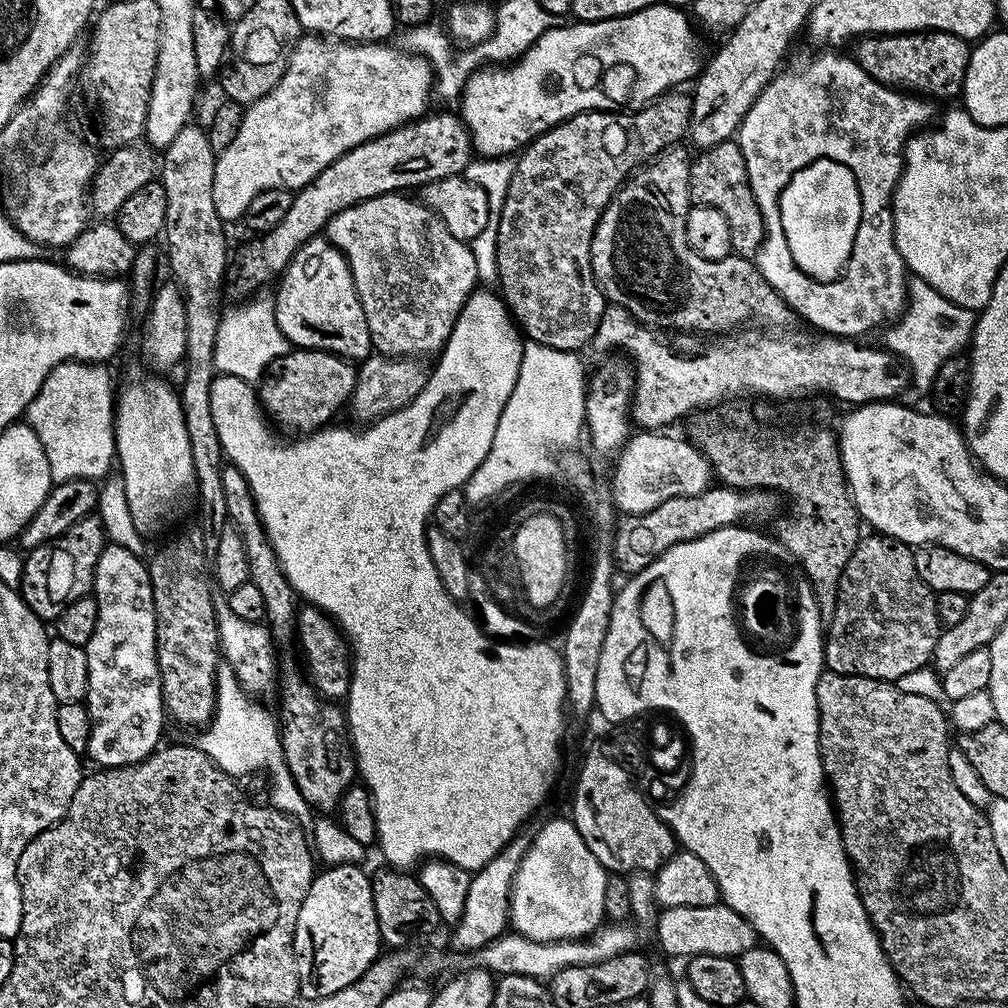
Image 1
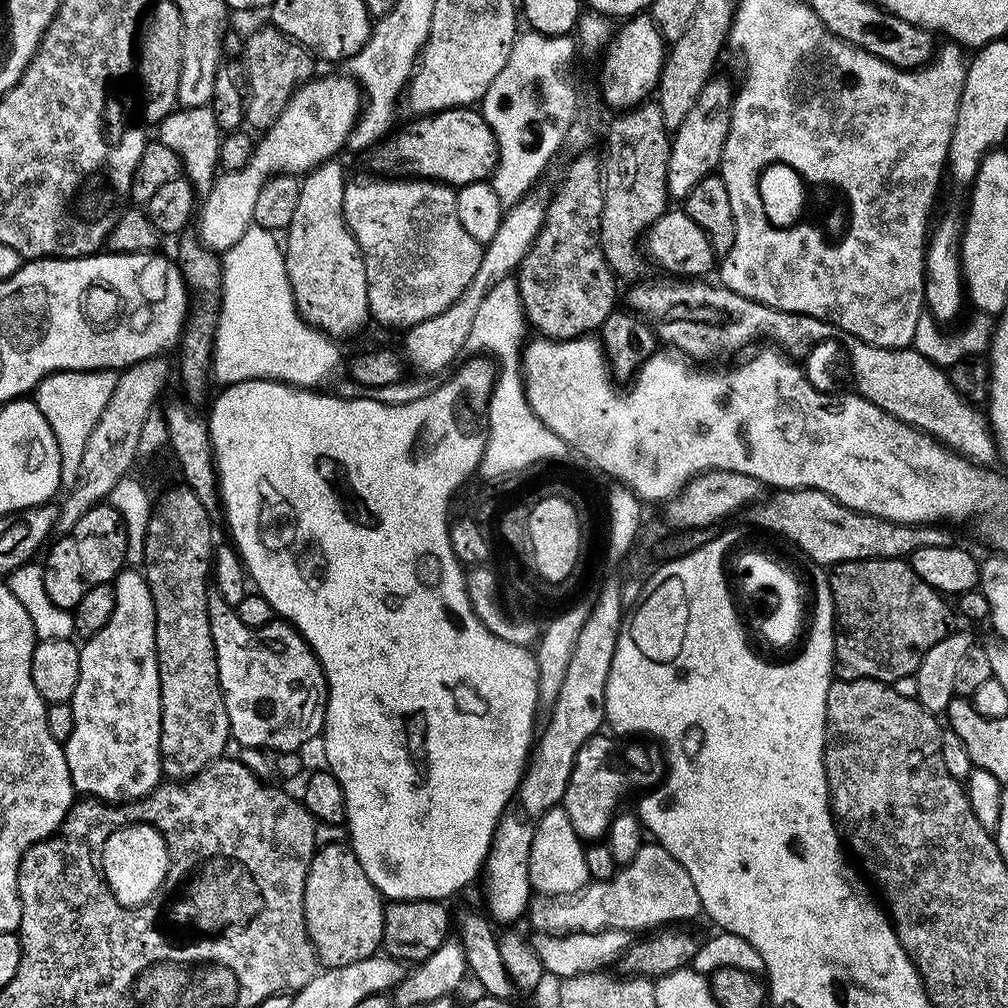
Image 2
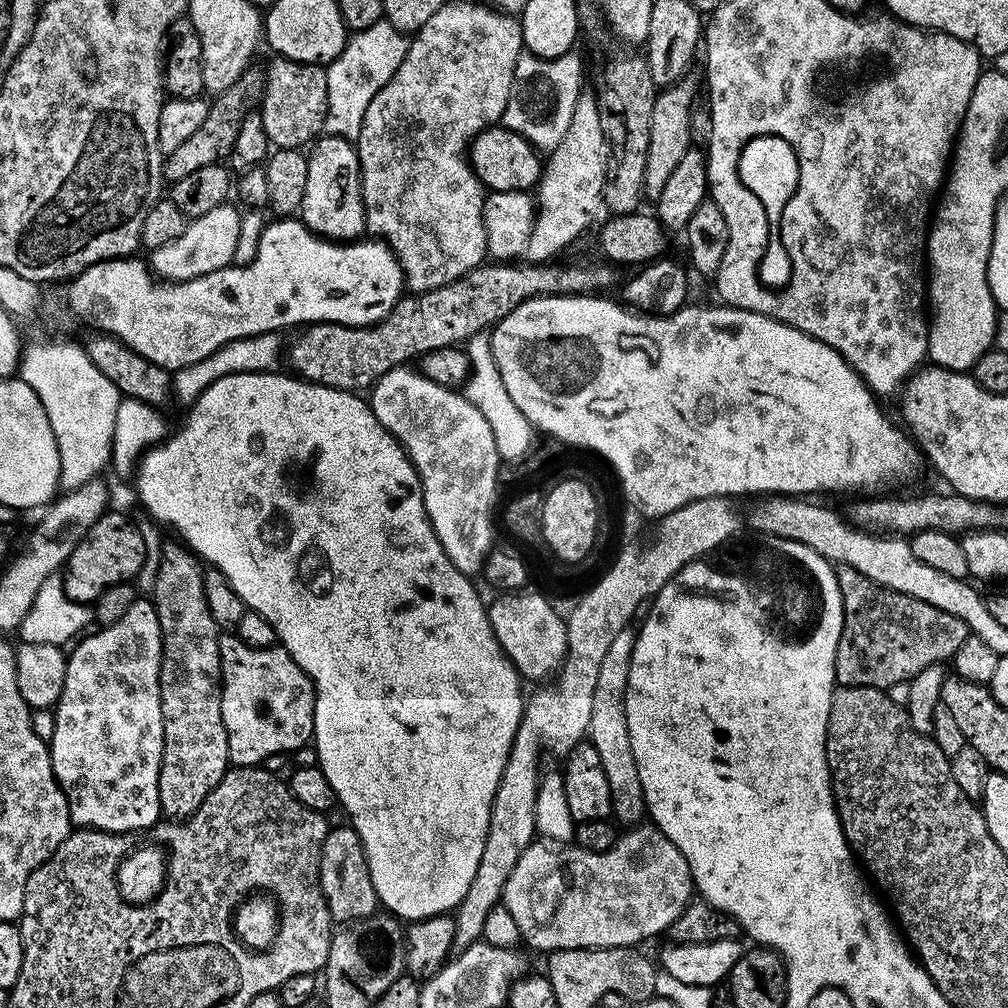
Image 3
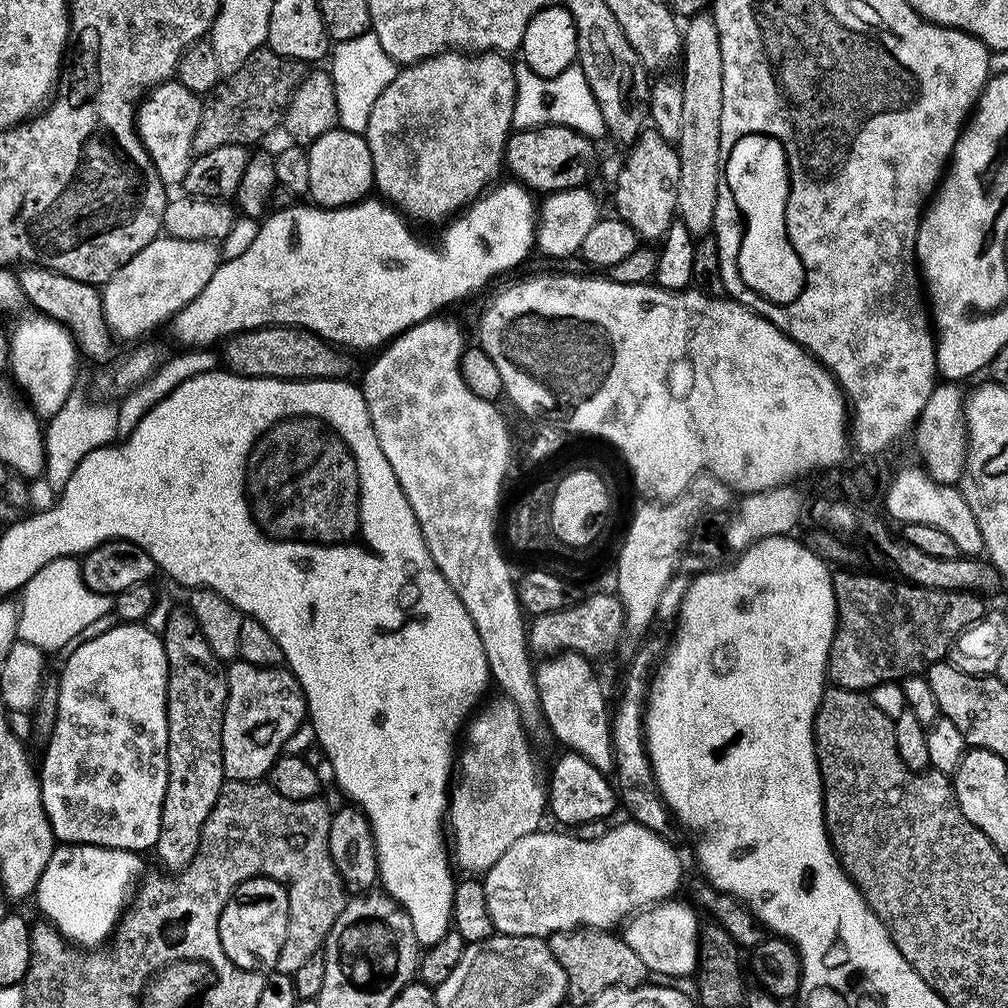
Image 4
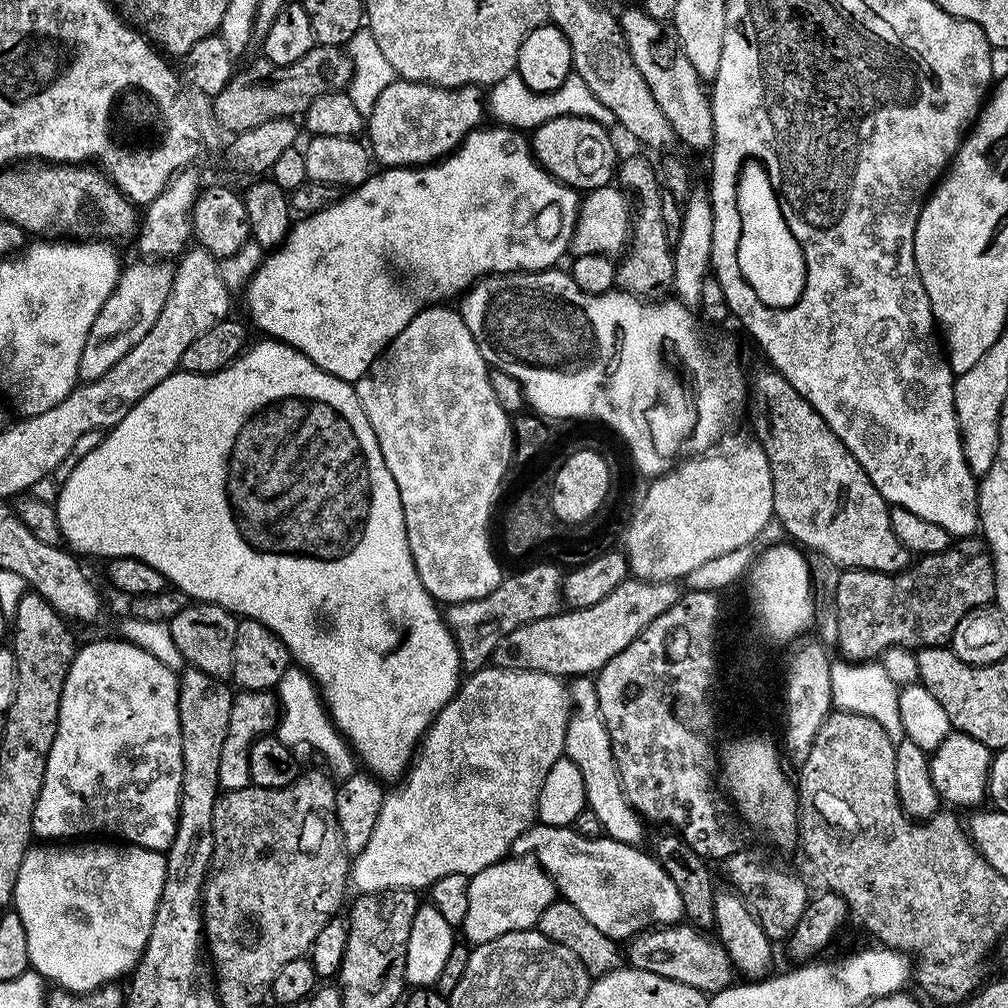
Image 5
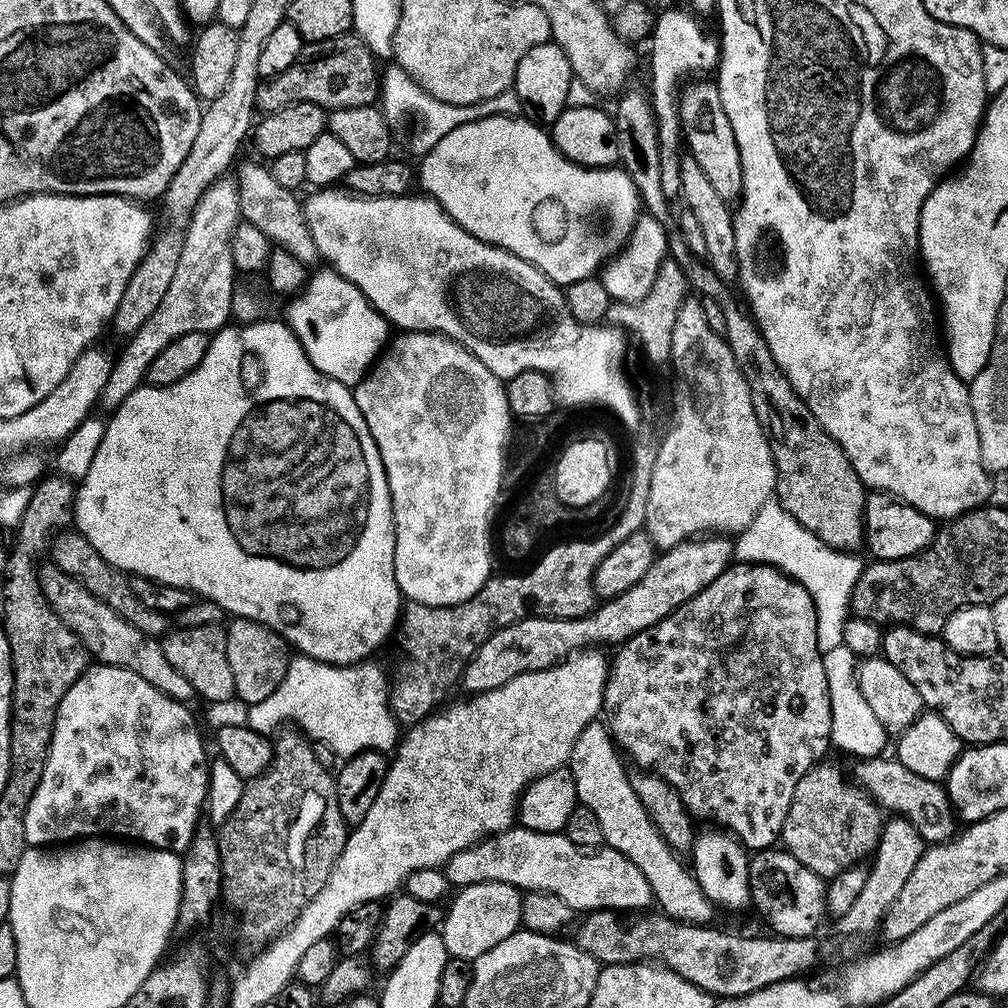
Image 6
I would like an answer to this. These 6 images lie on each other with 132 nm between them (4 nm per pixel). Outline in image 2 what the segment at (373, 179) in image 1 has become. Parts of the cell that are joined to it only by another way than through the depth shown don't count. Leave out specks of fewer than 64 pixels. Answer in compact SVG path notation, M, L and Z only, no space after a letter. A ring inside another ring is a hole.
M475 107L447 108L419 117L415 123L401 136L389 135L371 149L372 164L380 171L377 173L392 178L437 180L459 190L479 180L487 181L496 171L498 142L482 112Z

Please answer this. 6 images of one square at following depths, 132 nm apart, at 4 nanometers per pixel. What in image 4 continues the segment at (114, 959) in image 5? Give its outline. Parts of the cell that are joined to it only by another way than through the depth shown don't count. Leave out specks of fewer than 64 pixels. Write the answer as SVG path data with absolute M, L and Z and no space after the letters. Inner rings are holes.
M61 843L36 883L34 901L45 921L65 940L91 950L107 941L128 908L145 871L141 853L97 844Z

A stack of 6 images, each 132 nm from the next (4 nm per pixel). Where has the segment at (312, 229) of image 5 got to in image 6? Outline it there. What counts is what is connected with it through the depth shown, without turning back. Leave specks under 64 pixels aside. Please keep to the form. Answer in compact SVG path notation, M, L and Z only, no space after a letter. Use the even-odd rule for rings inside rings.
M492 116L482 118L478 121L466 122L465 125L458 126L451 130L433 149L422 156L418 166L418 184L421 184L423 191L431 199L443 208L445 214L451 218L458 226L465 228L474 238L478 238L487 244L495 244L498 248L505 248L510 254L530 262L542 274L546 274L549 280L561 286L567 286L579 280L591 280L603 269L604 265L624 251L632 236L632 228L636 225L636 220L642 215L642 205L640 194L634 182L628 177L627 172L619 166L611 168L583 168L577 164L571 164L560 151L552 144L552 137L541 125L532 123L527 118L517 116ZM321 267L321 272L314 271L307 277L307 283L301 291L298 291L289 299L288 317L286 323L292 333L298 338L298 342L304 347L304 353L308 361L324 376L334 378L338 382L355 386L362 380L368 369L376 363L381 352L389 343L390 325L386 317L364 297L362 290L354 286L346 278L333 272L331 268Z

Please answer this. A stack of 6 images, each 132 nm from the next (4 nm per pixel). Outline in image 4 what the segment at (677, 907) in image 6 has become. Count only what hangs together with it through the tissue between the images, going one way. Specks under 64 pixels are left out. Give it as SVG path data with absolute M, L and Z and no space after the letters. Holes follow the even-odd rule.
M561 652L560 655L544 658L535 665L536 685L540 695L540 714L543 723L548 723L552 736L570 752L576 752L582 758L589 760L598 770L608 774L613 771L614 757L612 755L612 721L610 719L610 700L604 697L604 688L598 677L592 673L593 661L577 652Z

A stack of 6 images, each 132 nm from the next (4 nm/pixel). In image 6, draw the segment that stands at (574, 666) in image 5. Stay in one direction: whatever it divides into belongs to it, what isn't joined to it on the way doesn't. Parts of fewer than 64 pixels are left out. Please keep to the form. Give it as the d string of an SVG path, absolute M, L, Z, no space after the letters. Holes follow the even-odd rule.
M720 534L685 540L676 547L665 549L655 557L641 581L630 586L630 590L626 590L626 594L618 594L612 600L603 601L599 607L582 618L563 620L553 616L527 616L510 626L497 628L494 634L490 634L490 638L486 638L486 642L482 642L482 646L478 646L478 650L464 667L464 673L460 676L460 684L468 694L494 690L498 686L510 682L510 678L518 678L518 674L552 668L574 652L582 652L593 646L604 646L600 644L619 646L634 634L656 625L662 618L668 617L678 606L689 601L694 594L700 593L710 582L714 582L714 579L718 578L718 575L722 574L732 561L733 541Z

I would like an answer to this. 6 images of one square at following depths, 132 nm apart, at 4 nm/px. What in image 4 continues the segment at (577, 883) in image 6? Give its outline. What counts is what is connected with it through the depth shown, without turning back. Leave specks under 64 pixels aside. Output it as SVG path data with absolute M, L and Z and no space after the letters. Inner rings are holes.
M680 898L664 900L651 910L641 910L623 925L622 935L626 946L646 962L649 973L661 976L691 977L700 963L701 921L696 921L697 909L691 903L683 904Z

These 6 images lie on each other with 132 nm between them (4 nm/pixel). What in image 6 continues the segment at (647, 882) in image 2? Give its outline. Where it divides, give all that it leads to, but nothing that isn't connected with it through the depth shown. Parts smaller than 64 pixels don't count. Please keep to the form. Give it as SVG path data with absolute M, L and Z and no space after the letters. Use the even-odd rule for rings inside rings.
M478 882L463 885L457 892L460 893L456 897L451 897L452 905L447 905L444 922L439 929L449 957L469 962L476 960L486 954L490 946L498 946L498 942L510 938L510 934L521 927L524 901L521 889L506 882Z

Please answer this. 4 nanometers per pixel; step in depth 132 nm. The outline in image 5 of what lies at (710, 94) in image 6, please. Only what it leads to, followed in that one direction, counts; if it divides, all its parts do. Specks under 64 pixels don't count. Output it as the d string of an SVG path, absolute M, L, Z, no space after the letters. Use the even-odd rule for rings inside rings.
M643 7L628 8L619 13L620 28L624 31L634 66L638 66L650 88L658 107L673 127L677 141L696 152L707 153L712 147L712 102L706 91L705 81L700 79L698 70L690 66L686 50L678 38L675 27L666 26L665 21L650 18Z

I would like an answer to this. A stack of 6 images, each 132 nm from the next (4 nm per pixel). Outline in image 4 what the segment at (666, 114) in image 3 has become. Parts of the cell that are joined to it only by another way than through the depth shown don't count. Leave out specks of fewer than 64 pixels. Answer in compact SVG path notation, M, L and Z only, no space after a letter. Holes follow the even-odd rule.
M651 126L645 127L644 131L636 137L631 147L627 149L627 152L628 157L625 158L624 165L621 166L620 173L616 176L615 215L628 223L641 241L659 242L663 240L666 230L671 226L676 216L680 153L673 141L662 138L662 134L658 134L655 128Z

